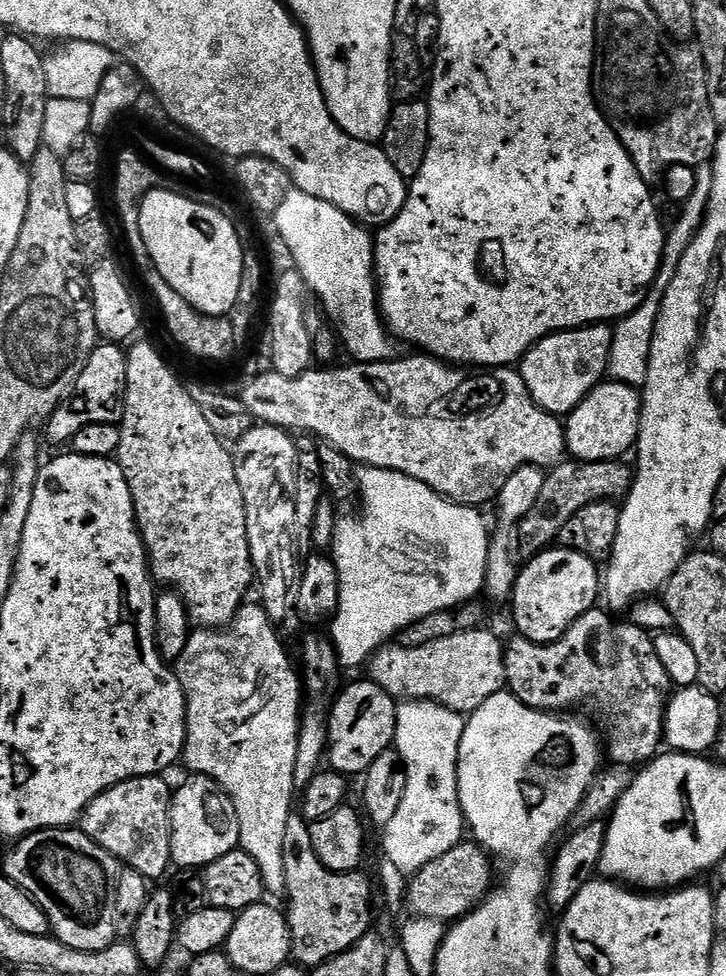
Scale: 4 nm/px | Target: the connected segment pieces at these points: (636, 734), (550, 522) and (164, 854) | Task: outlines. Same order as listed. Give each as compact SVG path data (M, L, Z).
M597 606L591 608L586 614L582 614L582 618L578 618L570 626L570 630L566 630L566 634L562 634L562 638L558 638L549 644L535 644L530 642L519 634L513 635L512 641L507 641L504 650L504 678L506 681L507 691L523 702L526 706L538 709L539 712L550 712L553 714L568 714L571 708L585 708L588 712L600 716L600 724L608 731L608 744L606 740L606 756L613 760L612 764L629 770L635 769L637 766L644 766L656 759L661 751L664 739L664 713L668 707L670 693L673 691L674 685L671 678L666 674L662 662L658 658L658 650L654 650L654 639L649 633L643 632L636 624L625 622L625 624L615 624L609 613L603 607Z
M586 460L583 462L561 462L545 475L542 494L538 494L530 514L520 523L519 555L524 558L536 556L559 537L562 526L574 518L582 506L590 506L599 500L623 501L632 489L634 472L620 460Z
M159 775L135 776L132 780L123 780L90 801L78 821L79 827L95 844L102 846L102 850L106 850L114 859L120 861L125 869L142 874L149 882L155 882L159 876L167 874L168 868L173 867L170 850L170 809L173 789L168 788L164 779L163 775Z

